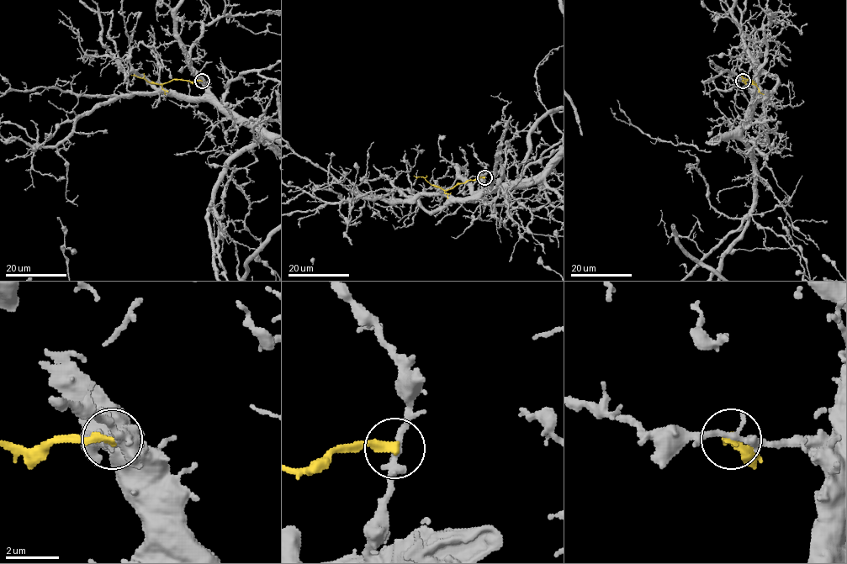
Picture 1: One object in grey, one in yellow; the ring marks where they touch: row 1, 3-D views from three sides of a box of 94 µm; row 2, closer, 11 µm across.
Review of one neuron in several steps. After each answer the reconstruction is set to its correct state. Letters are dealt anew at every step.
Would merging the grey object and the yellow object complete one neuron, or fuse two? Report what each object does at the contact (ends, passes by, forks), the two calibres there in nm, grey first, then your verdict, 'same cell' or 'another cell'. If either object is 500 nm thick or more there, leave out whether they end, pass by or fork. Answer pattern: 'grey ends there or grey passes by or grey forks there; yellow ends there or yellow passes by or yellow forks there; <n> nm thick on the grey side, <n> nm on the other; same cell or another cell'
grey passes by; yellow ends there; 260 nm thick on the grey side, 320 nm on the other; another cell

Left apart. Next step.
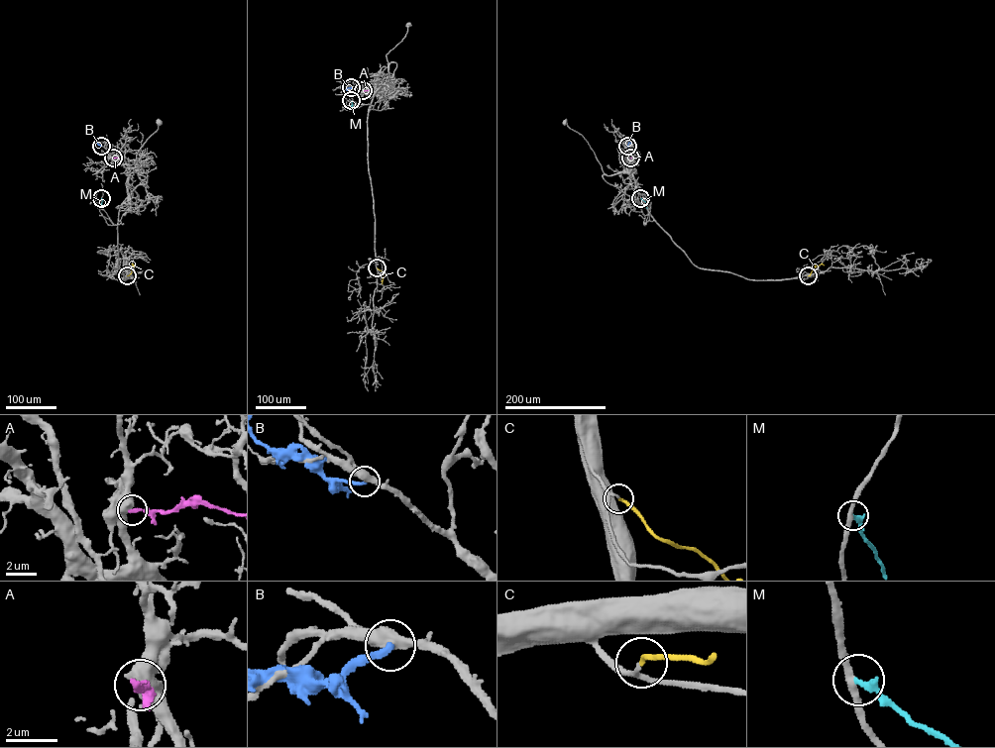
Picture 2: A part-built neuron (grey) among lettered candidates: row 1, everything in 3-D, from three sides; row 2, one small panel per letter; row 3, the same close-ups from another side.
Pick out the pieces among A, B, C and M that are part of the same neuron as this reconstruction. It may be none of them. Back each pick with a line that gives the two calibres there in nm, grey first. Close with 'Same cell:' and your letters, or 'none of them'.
C: Thickness 110 nm (grey) against 170 nm
Same cell: C

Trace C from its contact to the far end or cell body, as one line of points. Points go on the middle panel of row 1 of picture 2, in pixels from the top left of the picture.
C: (377, 267), (383, 273), (382, 283)

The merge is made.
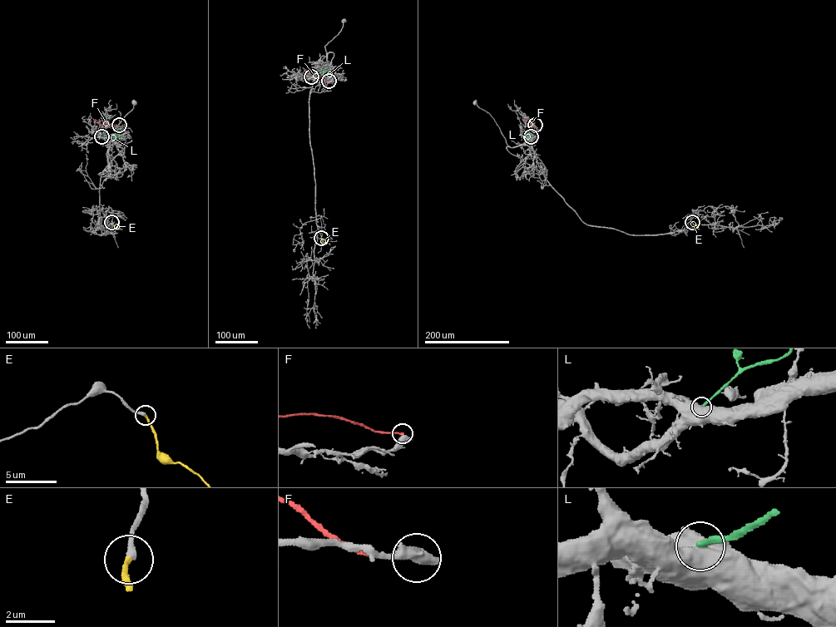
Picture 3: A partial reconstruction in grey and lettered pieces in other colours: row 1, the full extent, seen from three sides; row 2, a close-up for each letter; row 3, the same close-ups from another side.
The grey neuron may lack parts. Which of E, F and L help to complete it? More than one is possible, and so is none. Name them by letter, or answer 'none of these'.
E

